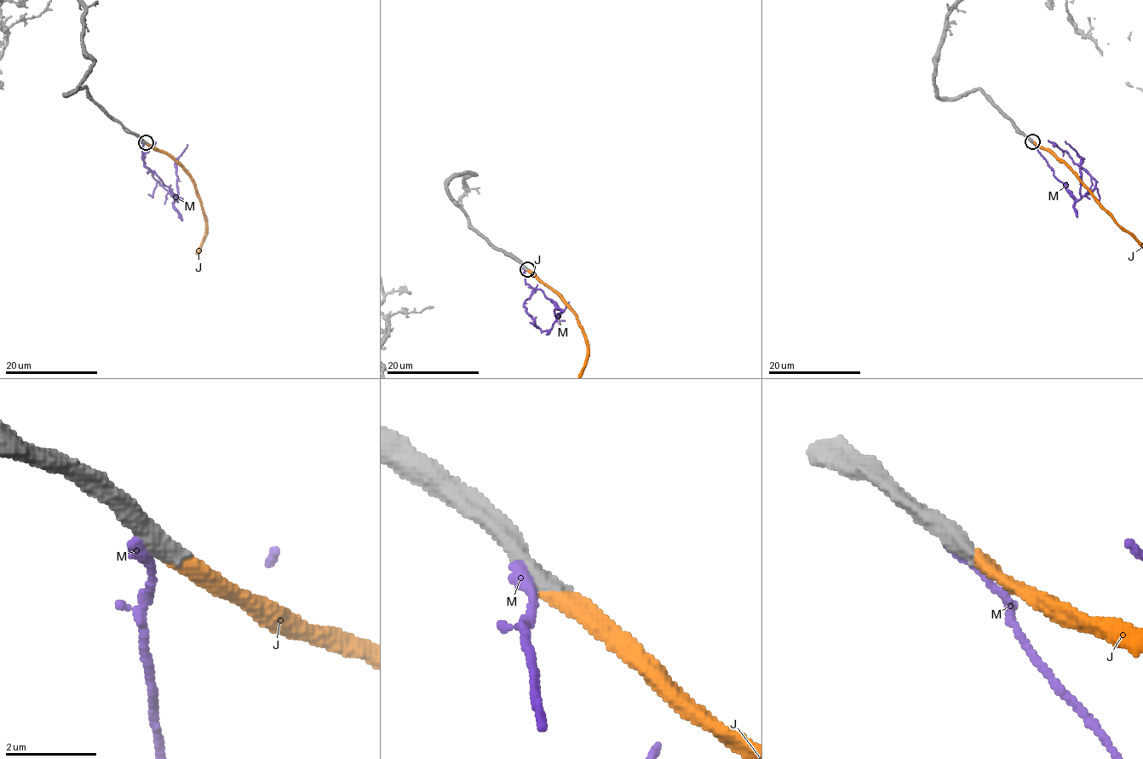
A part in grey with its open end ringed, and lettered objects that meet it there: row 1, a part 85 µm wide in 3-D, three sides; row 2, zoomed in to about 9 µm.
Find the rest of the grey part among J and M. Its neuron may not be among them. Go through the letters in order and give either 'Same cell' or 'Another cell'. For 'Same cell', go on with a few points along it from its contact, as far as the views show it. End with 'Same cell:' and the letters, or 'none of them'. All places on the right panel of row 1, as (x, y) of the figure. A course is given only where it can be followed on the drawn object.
J: Same cell
M: Another cell
Same cell: J

